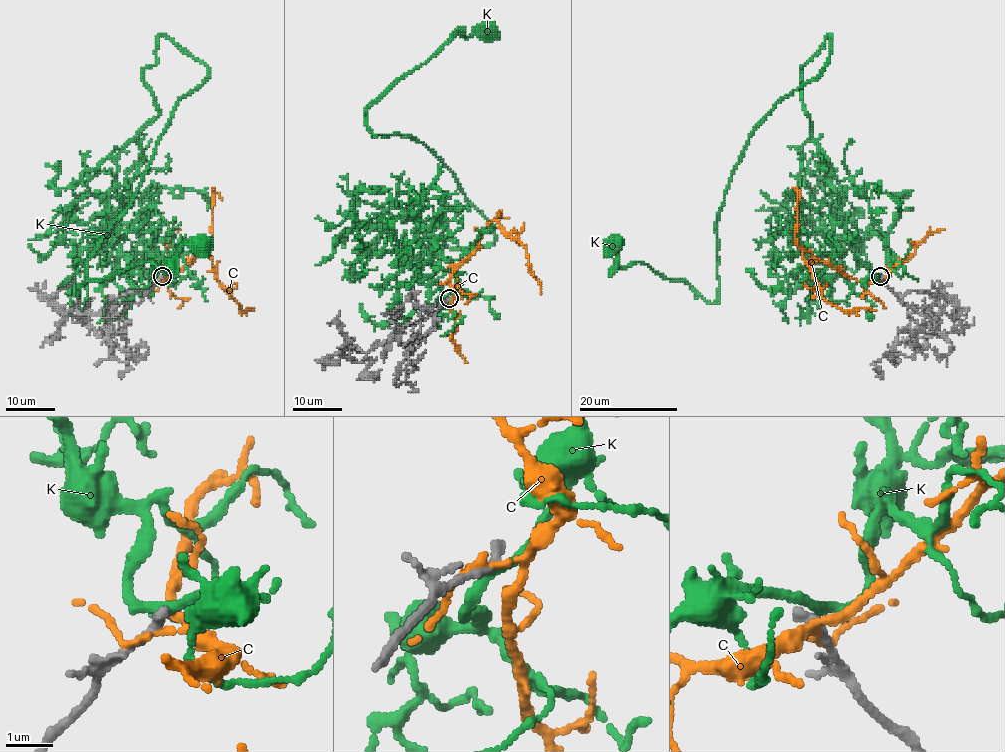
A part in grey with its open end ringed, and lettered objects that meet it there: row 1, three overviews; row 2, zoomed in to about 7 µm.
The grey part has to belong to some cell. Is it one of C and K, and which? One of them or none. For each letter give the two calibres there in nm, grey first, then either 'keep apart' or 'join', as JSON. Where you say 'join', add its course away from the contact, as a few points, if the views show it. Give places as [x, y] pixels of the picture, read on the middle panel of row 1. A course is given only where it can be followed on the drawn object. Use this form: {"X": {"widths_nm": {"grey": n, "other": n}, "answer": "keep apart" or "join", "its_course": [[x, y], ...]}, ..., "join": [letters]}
{"C": {"widths_nm": {"grey": 240, "other": 90}, "answer": "keep apart"}, "K": {"widths_nm": {"grey": 240, "other": 190}, "answer": "keep apart"}, "join": []}

